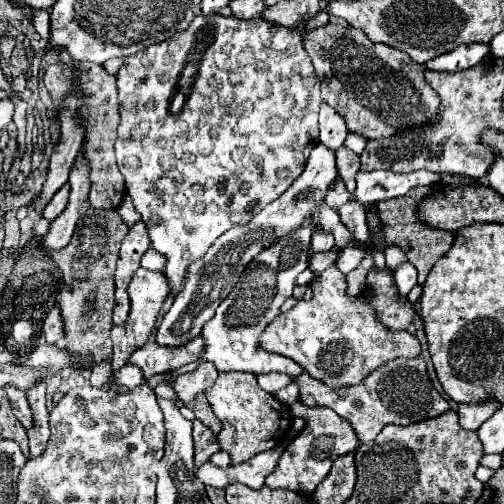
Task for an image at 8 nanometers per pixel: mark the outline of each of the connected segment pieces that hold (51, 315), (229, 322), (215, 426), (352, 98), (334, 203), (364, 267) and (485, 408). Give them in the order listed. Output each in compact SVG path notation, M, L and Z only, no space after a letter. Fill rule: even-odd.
M52 308L44 320L44 326L42 326L44 340L48 344L64 344L64 330L62 328L64 328L64 322L62 322L60 310Z
M304 222L304 228L292 234L290 238L282 238L280 242L272 244L264 252L248 264L228 298L216 308L216 316L204 324L204 330L200 336L204 338L204 350L200 352L202 360L214 362L220 372L284 372L290 376L290 386L280 390L280 402L290 406L298 400L300 388L296 386L296 378L304 374L302 366L292 362L292 358L284 358L280 354L272 354L264 348L260 348L260 334L266 330L268 322L276 320L280 314L280 306L286 298L292 296L292 288L296 284L296 274L300 274L308 266L308 246L310 246L312 230L308 222ZM274 278L274 286L272 286Z
M198 394L192 402L186 402L186 406L188 406L190 410L194 410L196 418L198 418L204 426L208 426L208 428L212 430L212 434L218 434L218 432L220 432L222 424L220 424L220 420L212 414L212 408L210 408L210 404L208 404L208 400L206 400L204 394Z
M326 24L306 34L304 48L322 82L322 102L346 118L350 132L360 132L372 140L438 120L440 96L428 86L424 64L414 62L408 54L372 42L362 30L334 24Z
M338 178L338 180L330 186L330 190L328 190L328 194L326 194L326 204L332 206L332 208L340 208L340 206L346 204L348 200L350 200L350 192L346 190L344 182Z
M367 253L357 268L347 274L348 294L356 296L362 292L368 271L374 261L370 253Z
M488 400L482 404L458 404L460 426L466 430L478 430L480 424L486 422L498 408L500 408L500 402L494 402L494 400Z

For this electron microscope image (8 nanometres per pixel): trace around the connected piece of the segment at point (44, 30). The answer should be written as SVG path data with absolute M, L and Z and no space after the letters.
M36 10L34 28L44 40L48 40L48 10Z

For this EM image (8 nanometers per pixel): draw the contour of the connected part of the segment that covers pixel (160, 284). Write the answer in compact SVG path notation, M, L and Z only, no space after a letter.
M140 267L129 284L129 297L131 301L130 316L122 326L112 328L112 368L118 370L120 366L126 364L128 356L144 346L148 342L148 336L152 334L158 314L168 298L168 282L164 282L164 272L150 272L150 270Z

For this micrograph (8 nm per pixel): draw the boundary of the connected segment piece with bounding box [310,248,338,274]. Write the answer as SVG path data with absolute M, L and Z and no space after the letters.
M336 248L330 250L328 254L316 254L316 256L312 256L312 260L310 260L310 270L312 270L314 274L320 274L320 272L326 270L328 266L332 266L332 264L336 262L336 258L338 258L338 250L336 250Z

